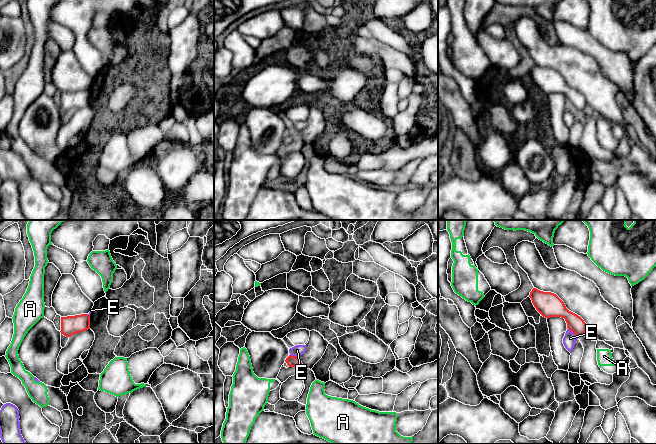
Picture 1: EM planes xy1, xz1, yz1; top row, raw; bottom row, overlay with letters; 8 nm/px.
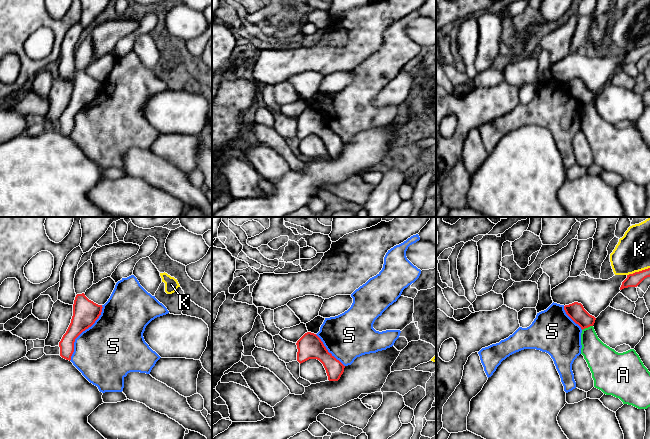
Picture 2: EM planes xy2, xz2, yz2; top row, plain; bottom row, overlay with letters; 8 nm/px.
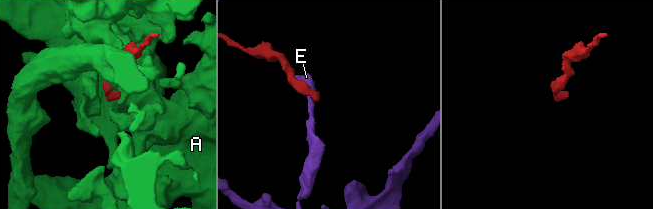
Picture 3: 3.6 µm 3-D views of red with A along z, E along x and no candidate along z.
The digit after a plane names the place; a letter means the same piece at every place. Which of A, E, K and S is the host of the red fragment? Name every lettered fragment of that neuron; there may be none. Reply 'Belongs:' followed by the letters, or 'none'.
Belongs: none

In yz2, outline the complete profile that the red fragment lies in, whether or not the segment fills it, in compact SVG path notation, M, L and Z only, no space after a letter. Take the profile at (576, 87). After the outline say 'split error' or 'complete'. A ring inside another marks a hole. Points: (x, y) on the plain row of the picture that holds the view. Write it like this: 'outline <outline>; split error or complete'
outline M574 78L564 82L566 90L576 99L581 105L593 102L596 94L590 91L581 79Z; complete

